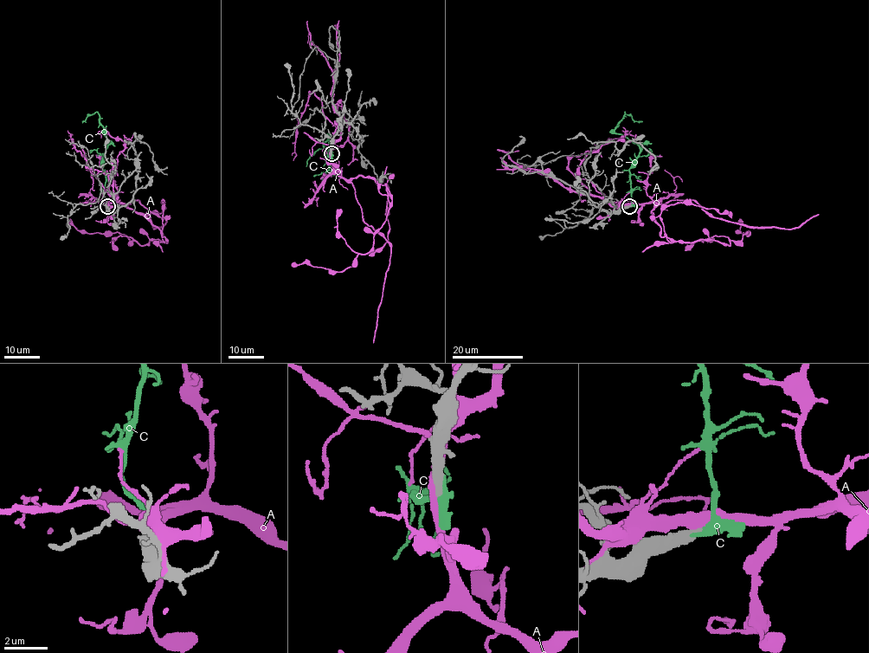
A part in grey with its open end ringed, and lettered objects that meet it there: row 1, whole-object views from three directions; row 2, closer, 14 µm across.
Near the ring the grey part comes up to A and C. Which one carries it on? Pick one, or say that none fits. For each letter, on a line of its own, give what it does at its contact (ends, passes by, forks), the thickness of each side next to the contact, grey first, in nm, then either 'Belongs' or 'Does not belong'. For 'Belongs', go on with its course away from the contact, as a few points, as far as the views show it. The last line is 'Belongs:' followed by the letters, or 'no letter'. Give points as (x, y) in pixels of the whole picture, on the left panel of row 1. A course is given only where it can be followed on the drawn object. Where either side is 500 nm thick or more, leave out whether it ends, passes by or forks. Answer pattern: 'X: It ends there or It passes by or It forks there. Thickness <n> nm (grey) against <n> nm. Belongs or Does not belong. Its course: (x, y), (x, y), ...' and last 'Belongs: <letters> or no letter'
A: Thickness 500 nm (grey) against 550 nm. Does not belong
C: It passes by. Thickness 440 nm (grey) against 280 nm. Belongs. Its course: (107, 206), (103, 198), (106, 174), (104, 155), (107, 145), (104, 127), (97, 112), (81, 122)
Belongs: C

